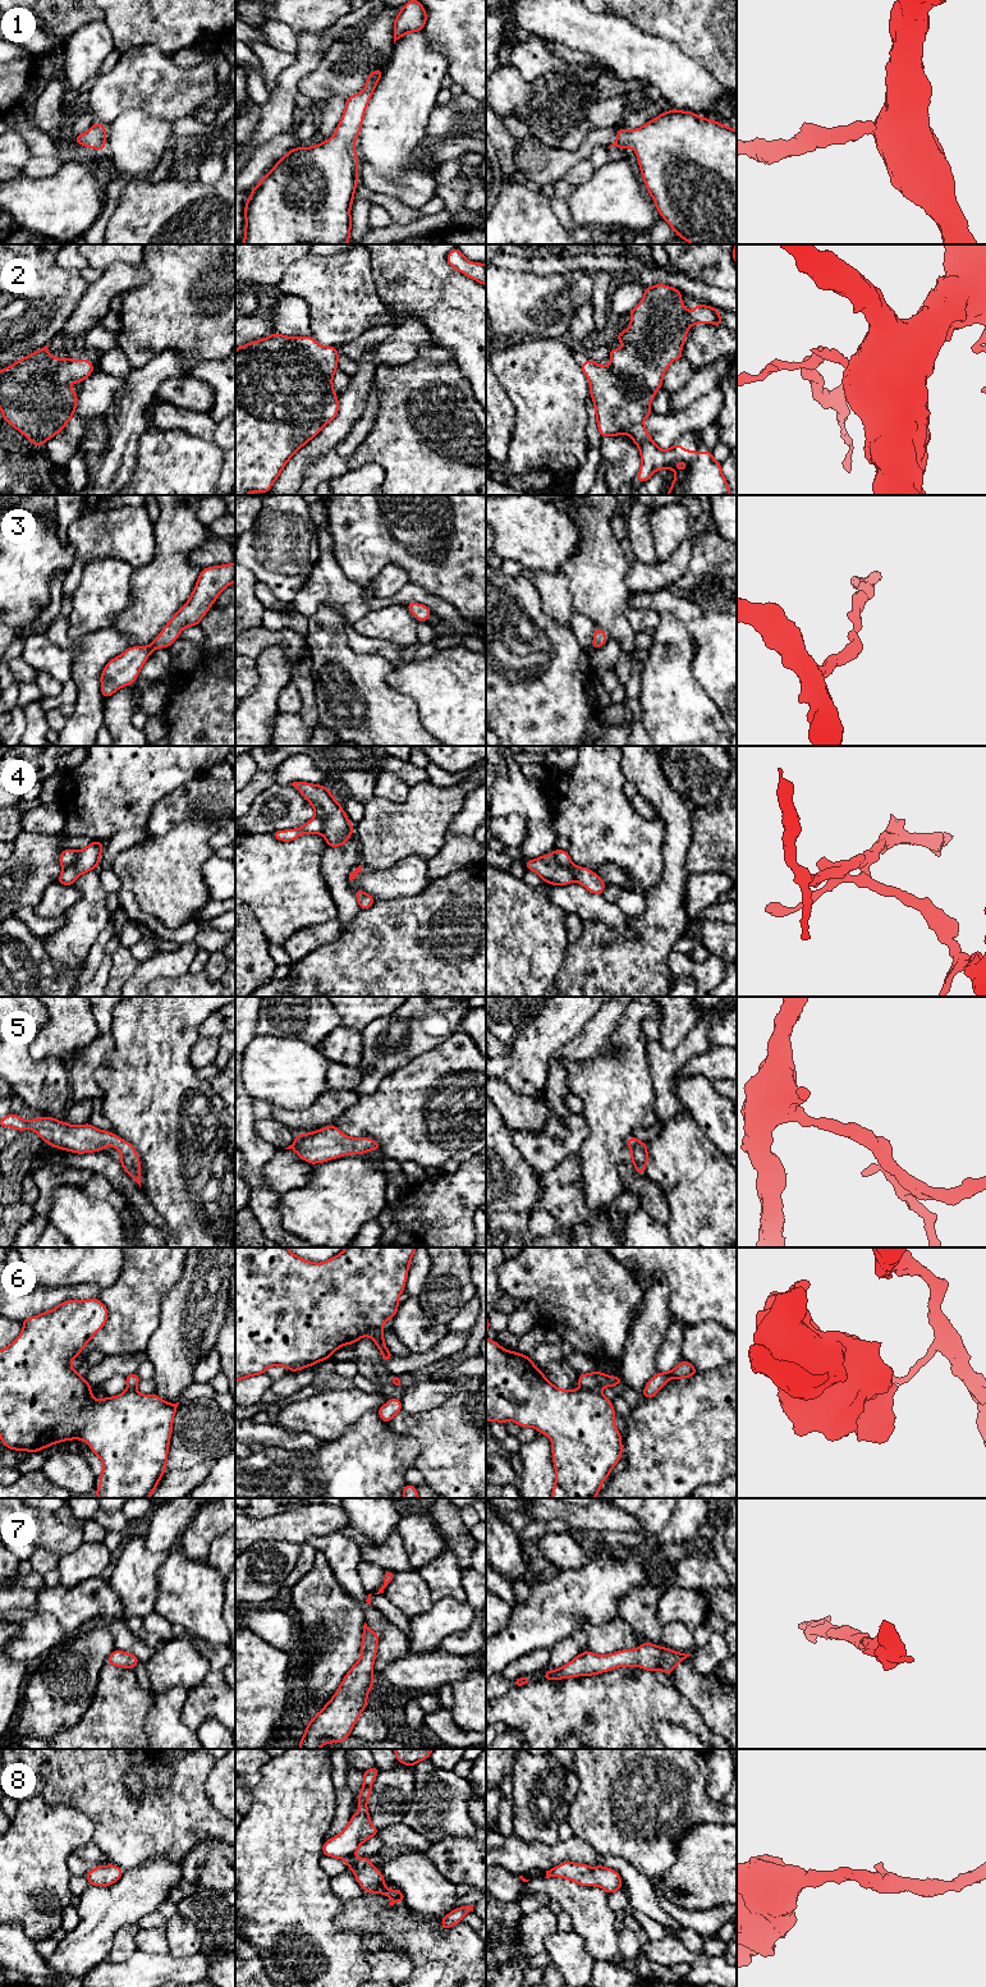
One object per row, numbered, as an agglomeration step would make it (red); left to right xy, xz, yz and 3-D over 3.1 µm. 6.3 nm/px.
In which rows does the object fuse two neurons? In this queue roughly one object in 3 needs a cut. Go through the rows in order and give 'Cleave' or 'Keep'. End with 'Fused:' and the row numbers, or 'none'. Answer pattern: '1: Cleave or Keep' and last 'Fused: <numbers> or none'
1: Keep
2: Keep
3: Keep
4: Cleave
5: Keep
6: Cleave
7: Keep
8: Keep
Fused: 4, 6

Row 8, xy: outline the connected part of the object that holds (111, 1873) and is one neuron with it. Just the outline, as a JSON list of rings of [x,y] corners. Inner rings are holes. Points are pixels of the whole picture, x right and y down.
[[[114,1864],[109,1865],[97,1865],[95,1869],[90,1871],[86,1874],[91,1886],[104,1886],[107,1887],[115,1883],[121,1876],[123,1869]]]

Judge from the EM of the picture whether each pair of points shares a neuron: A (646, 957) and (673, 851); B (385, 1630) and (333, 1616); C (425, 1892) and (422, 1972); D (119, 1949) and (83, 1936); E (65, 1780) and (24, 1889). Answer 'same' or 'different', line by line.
A: same
B: different
C: different
D: different
E: different

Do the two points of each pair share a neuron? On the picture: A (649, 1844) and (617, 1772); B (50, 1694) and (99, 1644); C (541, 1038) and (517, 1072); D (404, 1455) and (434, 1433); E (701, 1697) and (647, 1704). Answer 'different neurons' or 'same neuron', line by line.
A: same neuron
B: same neuron
C: same neuron
D: different neurons
E: different neurons

